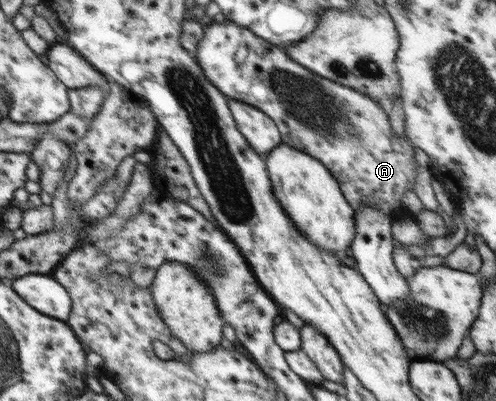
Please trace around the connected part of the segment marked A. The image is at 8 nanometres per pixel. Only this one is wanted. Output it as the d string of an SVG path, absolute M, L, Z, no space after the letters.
M217 18L214 23L203 24L204 33L198 42L196 54L202 71L228 100L251 104L265 115L271 116L281 132L282 143L299 151L313 155L326 164L341 184L342 193L354 207L355 212L362 210L362 204L374 204L379 212L393 216L395 210L404 207L401 198L407 190L414 190L418 163L414 159L414 147L407 138L394 135L386 114L375 100L361 91L323 78L323 75L303 67L286 51L264 38L259 38L254 31L239 26L226 18Z

